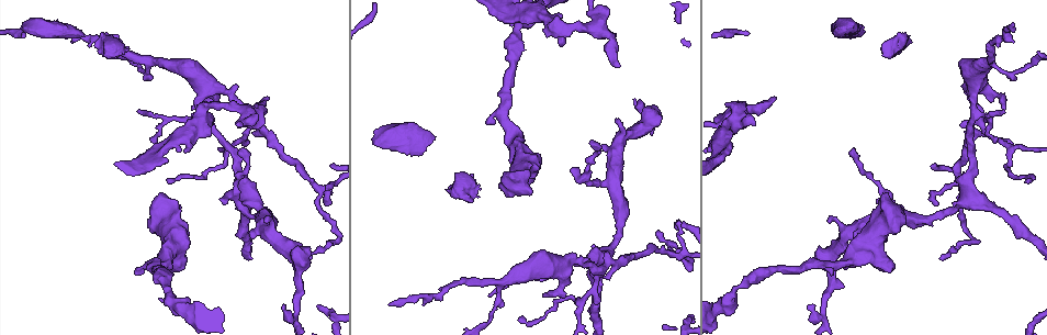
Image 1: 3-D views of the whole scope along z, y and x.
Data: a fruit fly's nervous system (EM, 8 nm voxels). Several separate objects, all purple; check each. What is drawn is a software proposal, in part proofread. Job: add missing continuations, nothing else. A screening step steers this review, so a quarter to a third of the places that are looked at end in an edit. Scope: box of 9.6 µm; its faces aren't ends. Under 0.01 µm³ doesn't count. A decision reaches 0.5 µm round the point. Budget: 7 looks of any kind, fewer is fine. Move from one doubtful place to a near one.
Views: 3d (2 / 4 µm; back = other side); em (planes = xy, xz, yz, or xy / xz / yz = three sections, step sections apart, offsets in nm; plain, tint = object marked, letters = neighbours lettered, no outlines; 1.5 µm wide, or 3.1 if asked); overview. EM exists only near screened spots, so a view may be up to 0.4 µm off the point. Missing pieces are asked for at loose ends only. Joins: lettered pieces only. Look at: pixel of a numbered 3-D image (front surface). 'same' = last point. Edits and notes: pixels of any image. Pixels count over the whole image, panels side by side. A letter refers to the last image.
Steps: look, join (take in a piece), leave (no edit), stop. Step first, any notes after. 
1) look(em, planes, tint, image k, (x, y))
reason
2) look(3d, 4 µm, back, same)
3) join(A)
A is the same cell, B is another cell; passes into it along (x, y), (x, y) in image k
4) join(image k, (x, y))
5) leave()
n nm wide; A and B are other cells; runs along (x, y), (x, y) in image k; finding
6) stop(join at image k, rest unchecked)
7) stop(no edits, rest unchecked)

look(3d, 2 µm, image 1, (505, 288))
tapers out

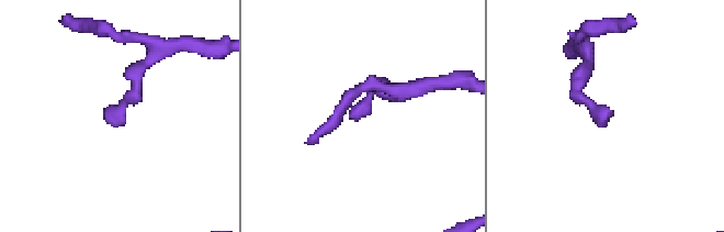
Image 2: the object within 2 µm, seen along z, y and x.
look(em, yz, step 8, letters, image 2, (350, 118))
now the EM

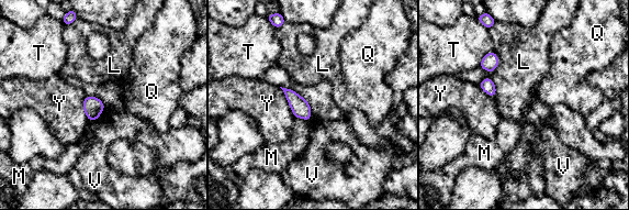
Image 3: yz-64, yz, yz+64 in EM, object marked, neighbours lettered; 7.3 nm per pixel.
leave()
80 nm wide; L, M, Q, T, V and Y are other cells; border along (103, 109), (91, 121) in image 3; no lettered piece goes on from it

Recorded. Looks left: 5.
look(em, planes, letters, image 1, (486, 122))
an open end

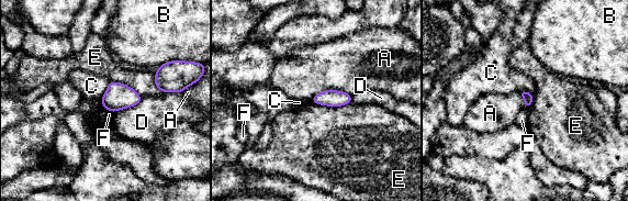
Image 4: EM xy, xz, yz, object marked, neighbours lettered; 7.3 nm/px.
leave()
A touches over 300 nm; A, B, C, D, E and F are other cells; no lettered piece goes on from it

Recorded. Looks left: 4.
look(em, xz, step 8, tint, image 1, (752, 124))
thick end

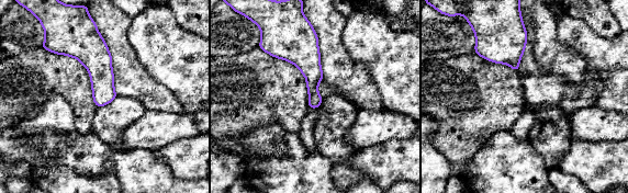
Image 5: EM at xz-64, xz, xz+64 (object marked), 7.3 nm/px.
look(em, planes, letters, same)

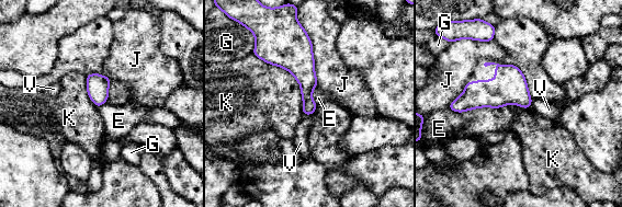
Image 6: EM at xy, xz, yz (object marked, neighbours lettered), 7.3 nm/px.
leave()
E, G, J, K and V are other cells; border along (522, 106), (448, 108) in image 6; none of them fits

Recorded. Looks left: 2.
stop(no edits, rest unchecked)

